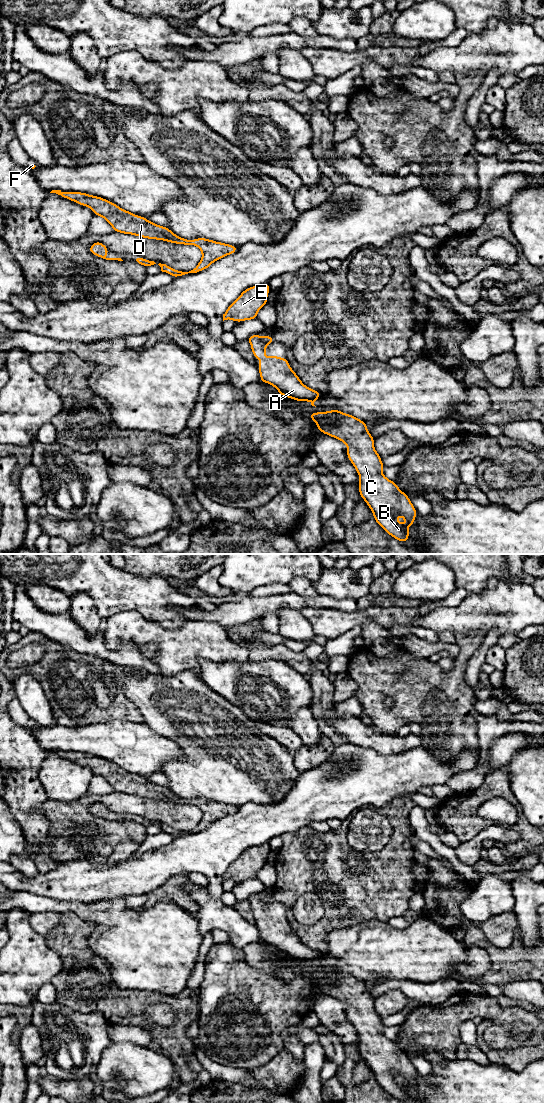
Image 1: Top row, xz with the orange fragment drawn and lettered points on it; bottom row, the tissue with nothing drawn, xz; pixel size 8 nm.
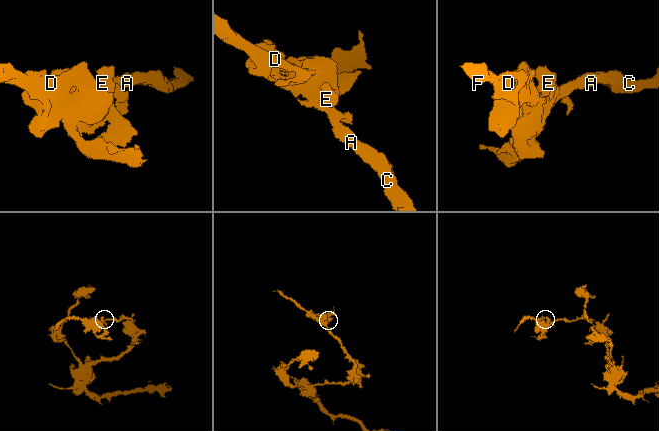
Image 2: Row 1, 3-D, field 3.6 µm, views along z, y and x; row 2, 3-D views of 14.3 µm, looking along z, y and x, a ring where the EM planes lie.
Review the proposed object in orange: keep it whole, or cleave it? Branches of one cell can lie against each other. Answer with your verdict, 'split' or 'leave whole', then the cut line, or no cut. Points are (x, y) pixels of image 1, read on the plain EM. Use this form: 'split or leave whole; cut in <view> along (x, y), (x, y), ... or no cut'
leave whole; no cut

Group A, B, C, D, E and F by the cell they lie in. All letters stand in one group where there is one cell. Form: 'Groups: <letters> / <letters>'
Groups: A B C D E F

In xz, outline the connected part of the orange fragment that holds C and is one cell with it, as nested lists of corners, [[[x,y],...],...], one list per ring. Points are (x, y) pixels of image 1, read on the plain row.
[[[333,968],[332,971],[311,973],[308,976],[317,983],[316,988],[320,992],[346,1004],[347,1017],[359,1035],[360,1056],[373,1072],[377,1084],[401,1103],[407,1101],[409,1086],[415,1083],[417,1071],[408,1055],[402,1052],[394,1041],[383,1035],[382,1030],[385,1026],[374,1008],[374,998],[368,992],[366,983],[351,974],[338,971],[336,968]]]

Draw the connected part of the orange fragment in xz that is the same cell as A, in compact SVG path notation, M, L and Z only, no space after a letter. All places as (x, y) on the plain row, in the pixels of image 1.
M251 895L247 898L251 904L252 913L255 919L259 919L260 940L275 947L279 955L286 956L300 962L310 961L312 966L321 956L320 952L315 951L304 945L297 934L291 929L287 918L280 918L276 915L265 916L266 907L275 901L273 896Z

